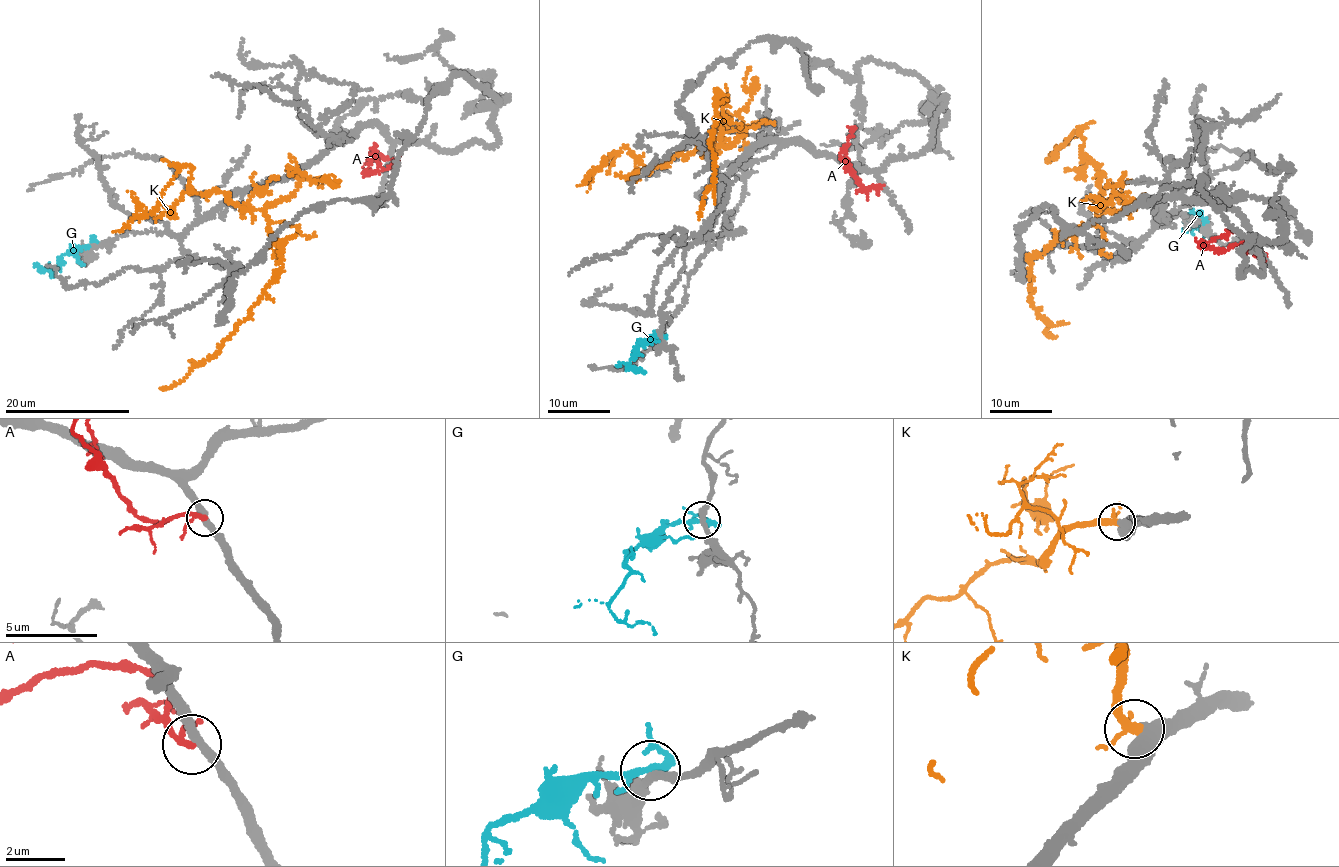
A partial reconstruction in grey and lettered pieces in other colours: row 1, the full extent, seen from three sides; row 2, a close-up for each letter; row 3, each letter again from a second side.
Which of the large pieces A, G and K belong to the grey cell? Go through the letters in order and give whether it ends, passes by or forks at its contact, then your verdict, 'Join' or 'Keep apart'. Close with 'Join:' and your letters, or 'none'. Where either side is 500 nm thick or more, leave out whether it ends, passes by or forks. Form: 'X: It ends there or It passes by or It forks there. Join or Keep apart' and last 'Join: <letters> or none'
A: It passes by. Keep apart
G: It forks there. Keep apart
K: It passes by. Join
Join: K

